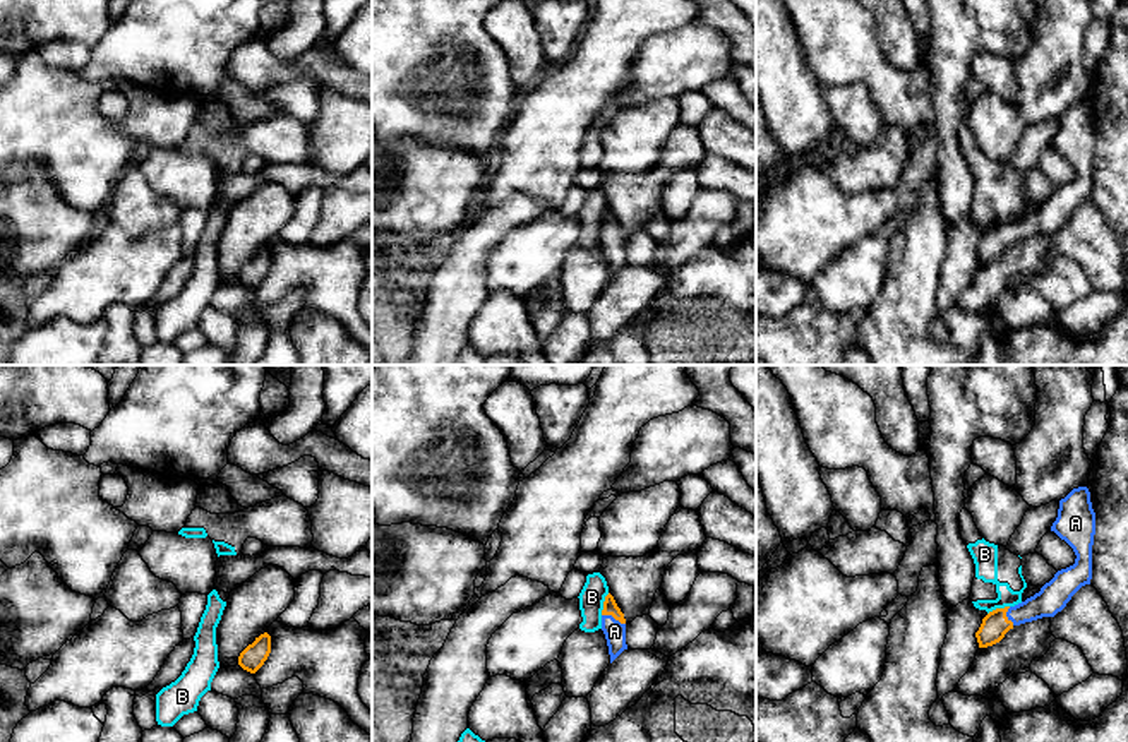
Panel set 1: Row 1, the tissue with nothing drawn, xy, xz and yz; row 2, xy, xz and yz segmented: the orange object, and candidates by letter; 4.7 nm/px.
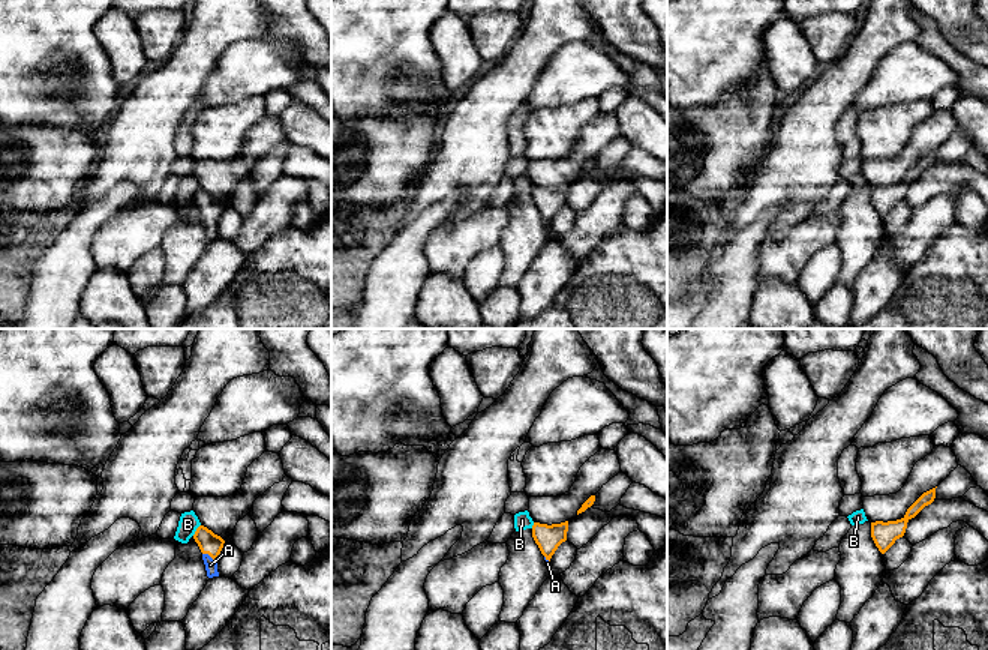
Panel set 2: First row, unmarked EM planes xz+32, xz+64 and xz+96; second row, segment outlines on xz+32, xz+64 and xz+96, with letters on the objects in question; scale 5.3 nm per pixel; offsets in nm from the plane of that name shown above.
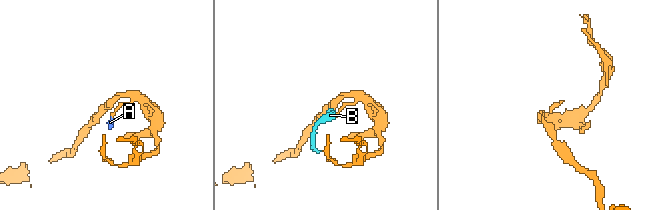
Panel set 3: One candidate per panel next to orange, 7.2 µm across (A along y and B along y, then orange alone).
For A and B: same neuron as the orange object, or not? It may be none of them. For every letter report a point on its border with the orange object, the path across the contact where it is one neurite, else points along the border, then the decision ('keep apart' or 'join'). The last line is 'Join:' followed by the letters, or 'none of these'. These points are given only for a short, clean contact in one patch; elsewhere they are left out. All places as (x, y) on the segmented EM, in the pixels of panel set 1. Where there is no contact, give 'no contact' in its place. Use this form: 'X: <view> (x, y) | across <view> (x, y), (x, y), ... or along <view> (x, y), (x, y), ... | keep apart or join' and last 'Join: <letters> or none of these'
A: xz (614, 617) | across xz (611, 607), (614, 617), (614, 631) | join
B: xz (604, 604) | along xz (609, 593), (600, 614) | keep apart
Join: A

